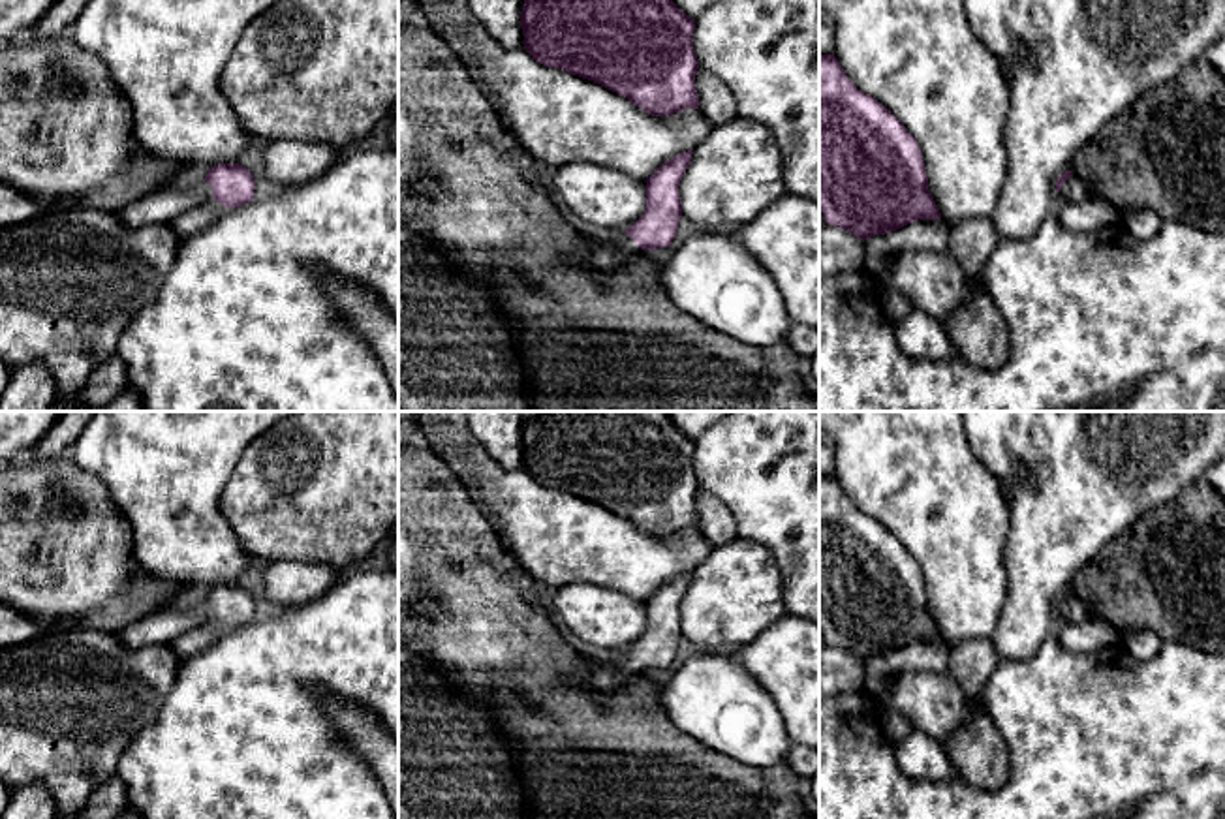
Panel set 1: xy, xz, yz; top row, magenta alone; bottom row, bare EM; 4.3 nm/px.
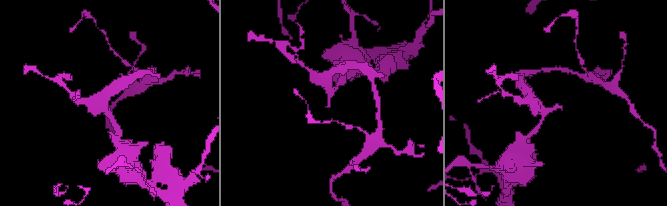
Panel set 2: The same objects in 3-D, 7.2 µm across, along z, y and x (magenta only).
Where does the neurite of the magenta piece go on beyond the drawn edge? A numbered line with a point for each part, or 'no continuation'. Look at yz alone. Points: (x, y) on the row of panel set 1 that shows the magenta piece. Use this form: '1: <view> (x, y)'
1: yz (1073, 190)

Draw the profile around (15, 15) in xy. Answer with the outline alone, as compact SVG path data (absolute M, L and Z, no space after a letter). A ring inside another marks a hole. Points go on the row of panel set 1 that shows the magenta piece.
M0 0L0 45L11 41L47 13L56 0Z

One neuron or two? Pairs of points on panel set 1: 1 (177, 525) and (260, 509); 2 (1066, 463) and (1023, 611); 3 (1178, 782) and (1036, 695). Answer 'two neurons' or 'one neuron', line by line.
1: two neurons
2: one neuron
3: one neuron

